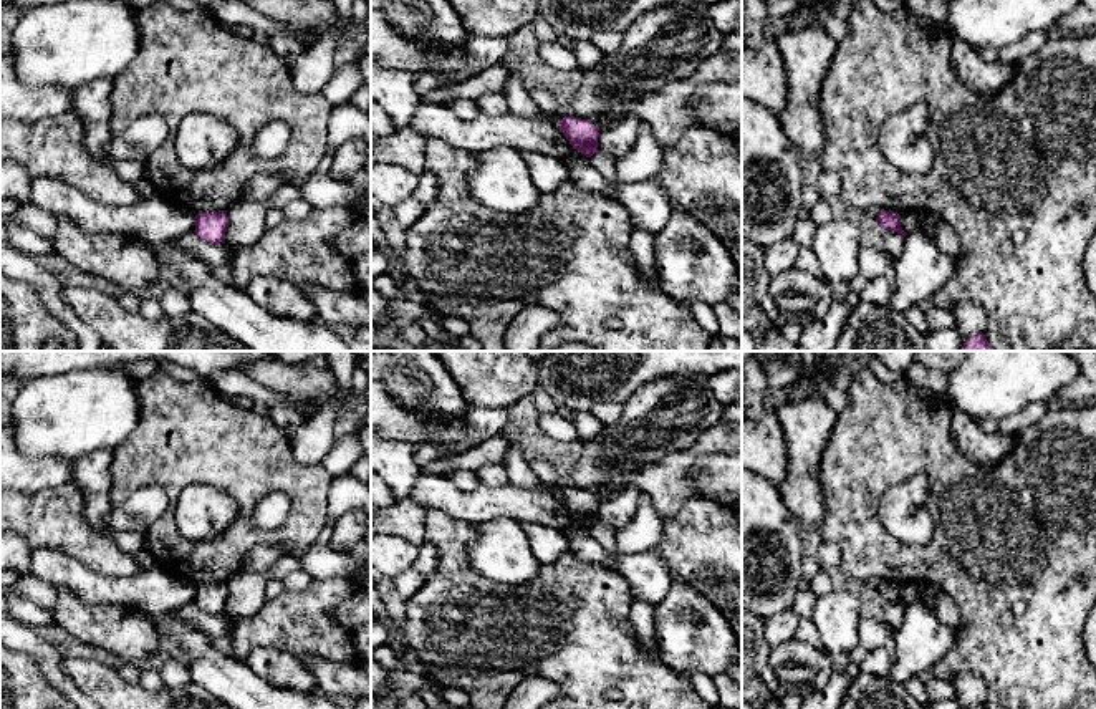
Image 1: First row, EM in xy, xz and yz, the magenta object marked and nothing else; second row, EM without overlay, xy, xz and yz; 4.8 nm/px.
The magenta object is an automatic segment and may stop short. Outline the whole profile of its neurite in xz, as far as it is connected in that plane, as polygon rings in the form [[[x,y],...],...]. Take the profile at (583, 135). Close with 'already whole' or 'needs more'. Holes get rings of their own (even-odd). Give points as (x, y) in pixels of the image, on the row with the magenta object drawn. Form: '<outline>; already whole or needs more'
[[[565,116],[558,121],[560,129],[578,152],[591,157],[598,152],[599,128],[588,119]]]; already whole

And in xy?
[[[227,210],[200,212],[195,215],[195,234],[210,244],[225,242],[225,232],[228,227]]]; already whole

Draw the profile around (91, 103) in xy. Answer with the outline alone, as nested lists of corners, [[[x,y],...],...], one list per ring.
[[[98,78],[81,88],[73,89],[70,111],[78,114],[83,123],[83,146],[91,157],[106,162],[114,172],[134,186],[141,194],[139,200],[157,195],[154,186],[147,181],[146,166],[136,161],[119,161],[108,152],[108,144],[114,134],[109,121],[113,80]]]

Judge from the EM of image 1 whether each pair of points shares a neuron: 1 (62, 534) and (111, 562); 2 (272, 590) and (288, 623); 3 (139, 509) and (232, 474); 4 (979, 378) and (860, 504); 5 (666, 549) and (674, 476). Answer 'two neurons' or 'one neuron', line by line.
1: one neuron
2: two neurons
3: two neurons
4: two neurons
5: two neurons

